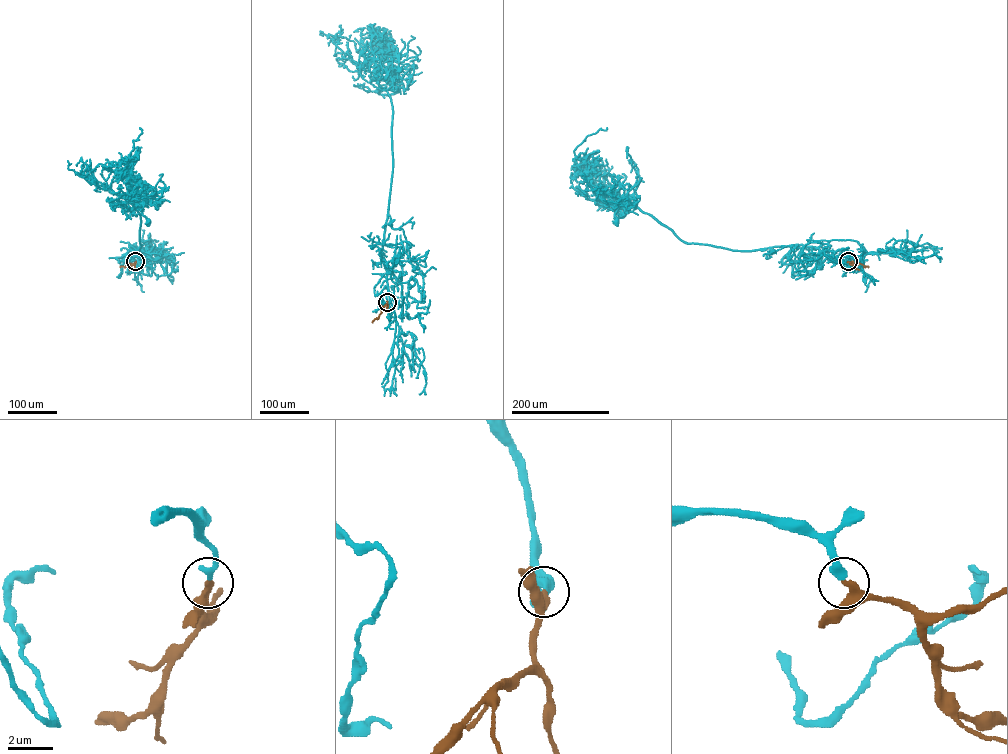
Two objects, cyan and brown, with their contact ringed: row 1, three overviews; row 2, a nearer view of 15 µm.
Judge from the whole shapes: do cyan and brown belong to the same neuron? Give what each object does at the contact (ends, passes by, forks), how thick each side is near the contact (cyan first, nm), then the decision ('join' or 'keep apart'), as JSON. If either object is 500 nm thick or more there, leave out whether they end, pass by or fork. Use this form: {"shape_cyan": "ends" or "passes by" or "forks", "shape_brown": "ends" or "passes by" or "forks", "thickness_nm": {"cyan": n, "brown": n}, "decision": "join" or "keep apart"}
{"shape_cyan": "ends", "shape_brown": "passes by", "thickness_nm": {"cyan": 360, "brown": 240}, "decision": "join"}

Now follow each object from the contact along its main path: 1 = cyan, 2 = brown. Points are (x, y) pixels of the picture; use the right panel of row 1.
1: (848, 261), (802, 245), (738, 251), (686, 243), (651, 215), (623, 203), (614, 215), (616, 221)
2: (848, 261), (868, 267)

